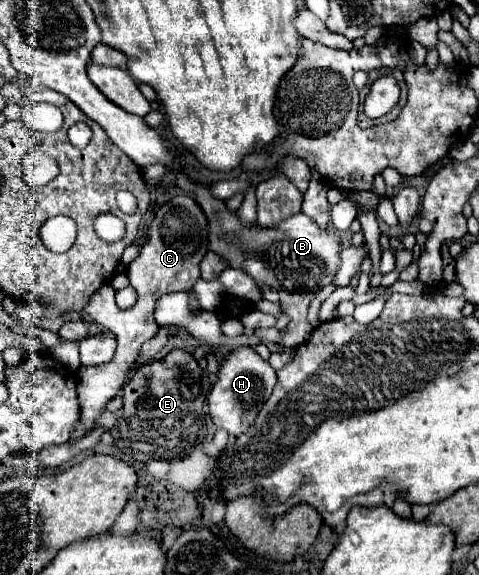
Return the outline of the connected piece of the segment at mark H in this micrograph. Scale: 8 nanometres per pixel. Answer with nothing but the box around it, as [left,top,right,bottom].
[208,348,276,436]

